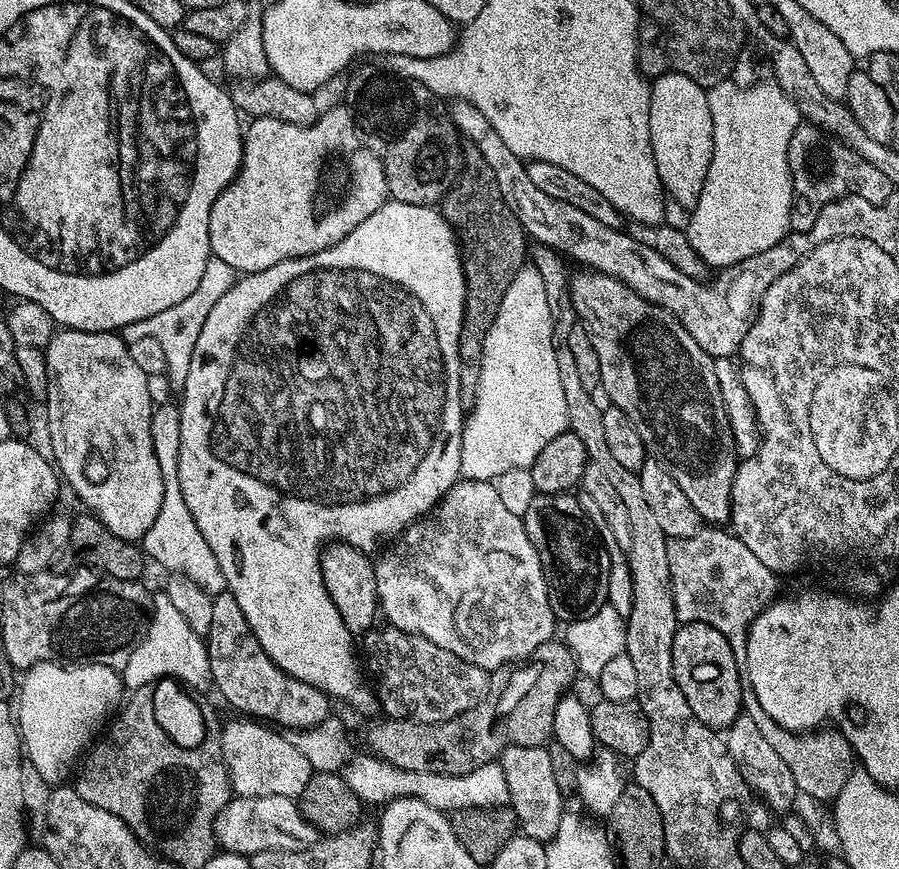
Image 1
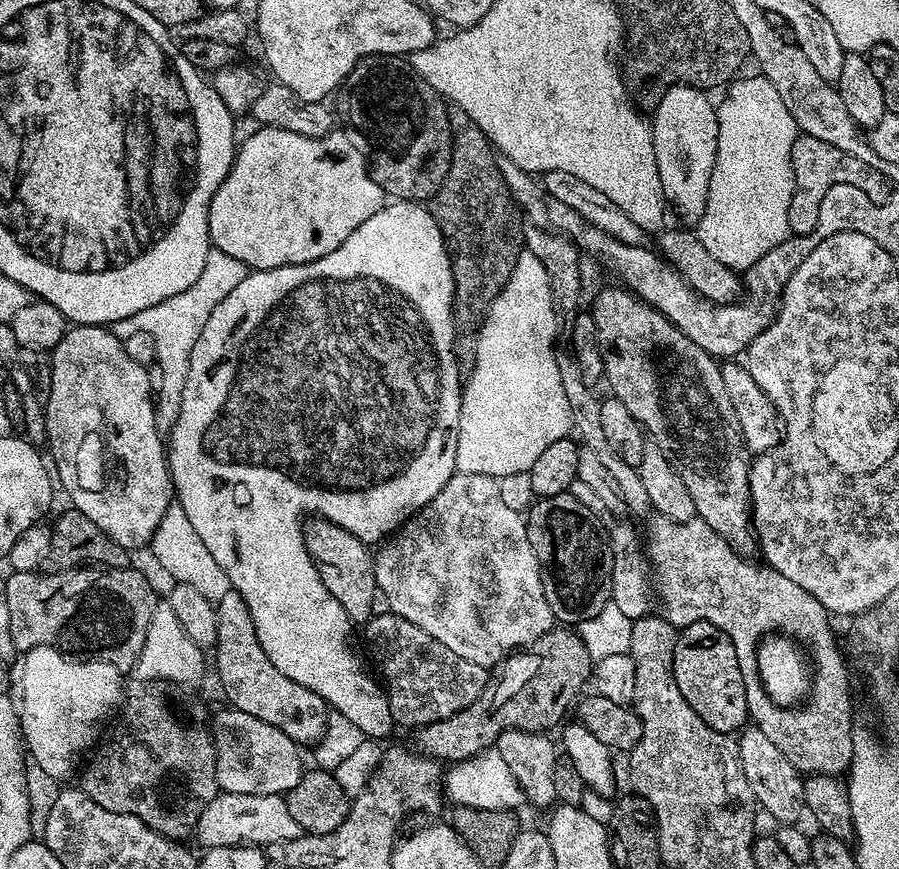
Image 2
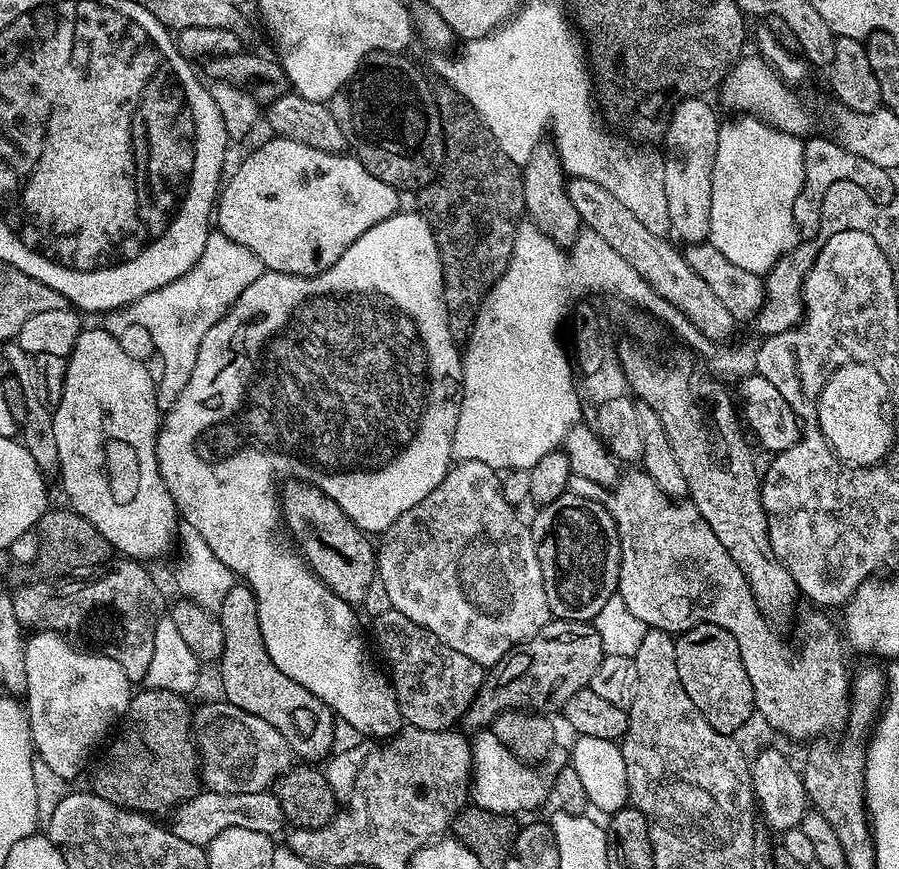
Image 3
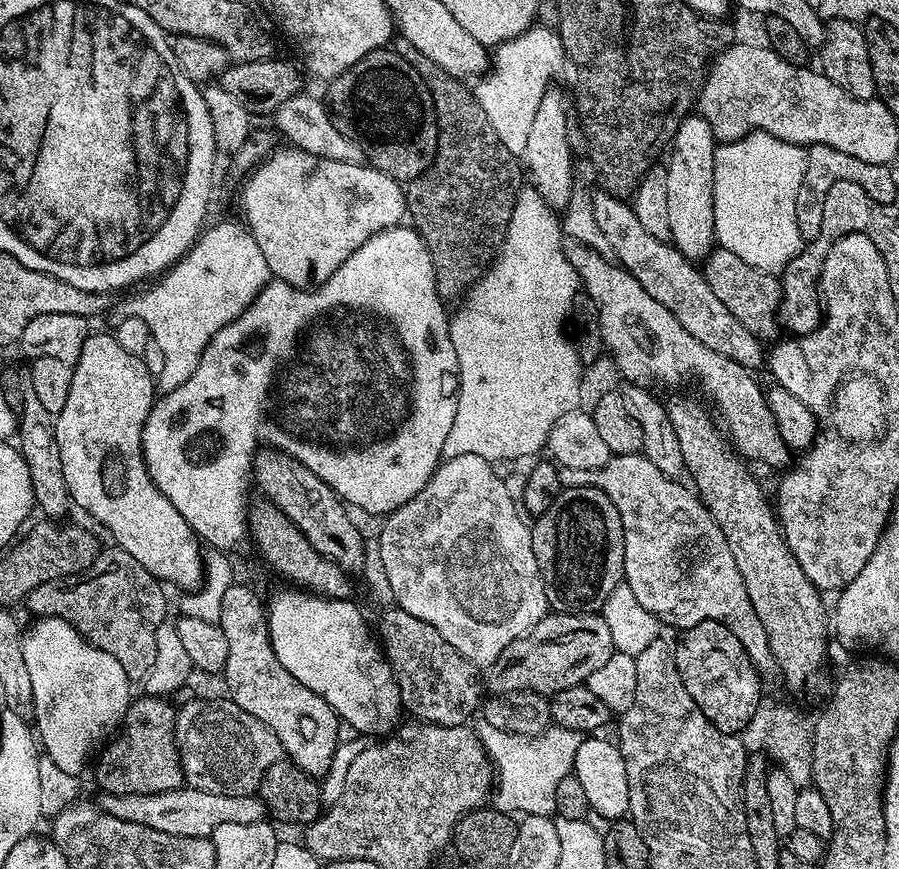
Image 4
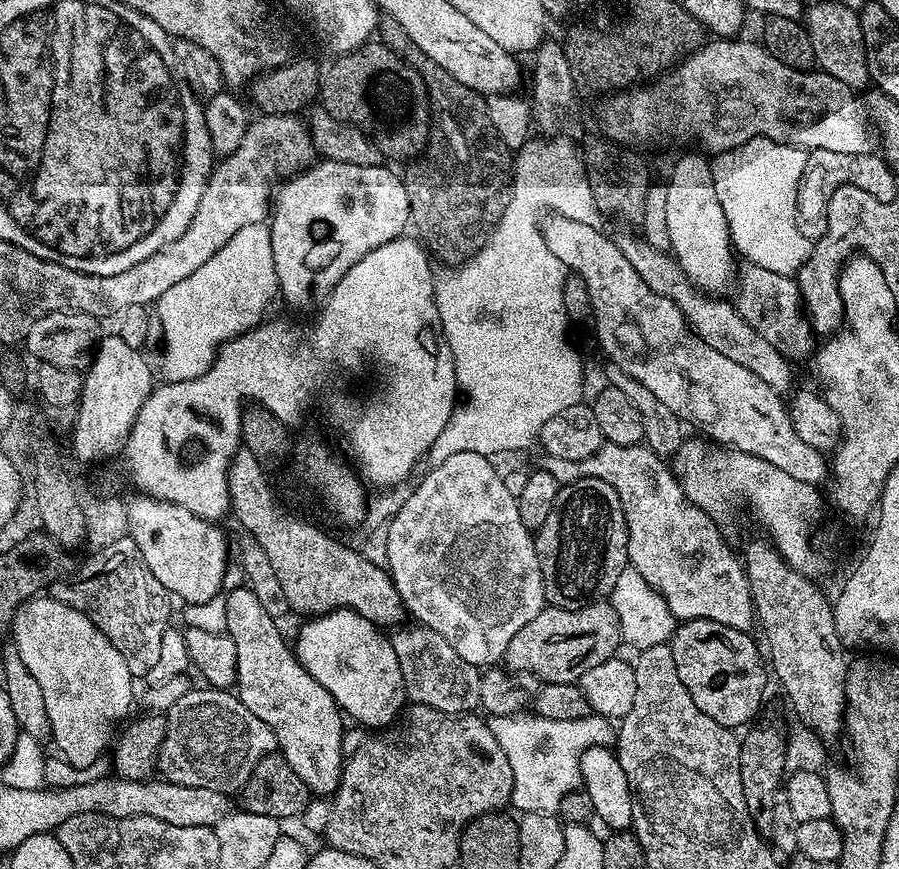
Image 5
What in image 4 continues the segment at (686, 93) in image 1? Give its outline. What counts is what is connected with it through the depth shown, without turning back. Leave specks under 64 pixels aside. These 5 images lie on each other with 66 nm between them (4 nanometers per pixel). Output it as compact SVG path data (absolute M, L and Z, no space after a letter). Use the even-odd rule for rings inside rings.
M689 114L676 127L676 136L672 139L670 151L667 153L666 171L666 210L670 214L671 243L676 249L693 262L703 261L714 247L712 219L712 167L718 141L712 135L710 126L698 114Z

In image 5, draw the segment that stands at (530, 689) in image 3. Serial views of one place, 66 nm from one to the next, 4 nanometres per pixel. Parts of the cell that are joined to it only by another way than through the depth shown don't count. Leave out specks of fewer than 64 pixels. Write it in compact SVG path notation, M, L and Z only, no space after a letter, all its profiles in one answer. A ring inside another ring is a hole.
M597 602L578 610L546 606L537 616L530 618L530 622L526 622L526 626L522 626L522 630L514 634L514 638L510 638L510 646L504 651L503 663L513 673L526 671L546 684L574 684L580 681L586 670L613 659L617 655L616 647L621 647L621 644L618 614L611 603Z

